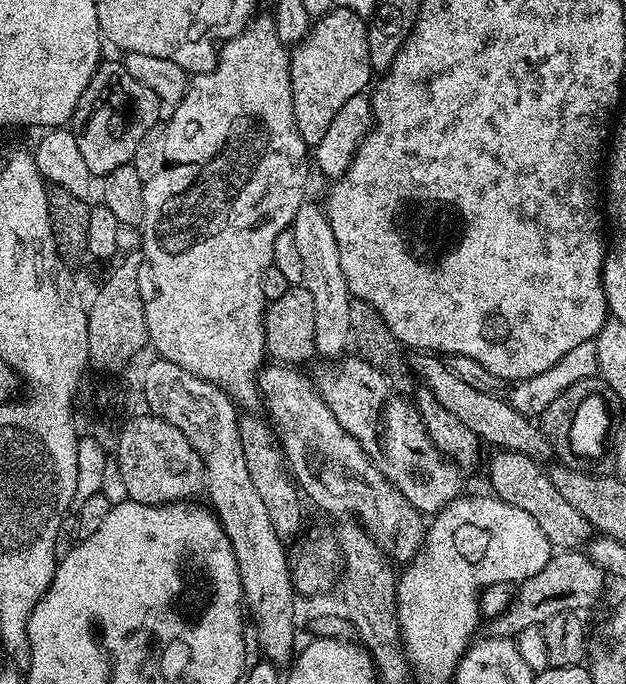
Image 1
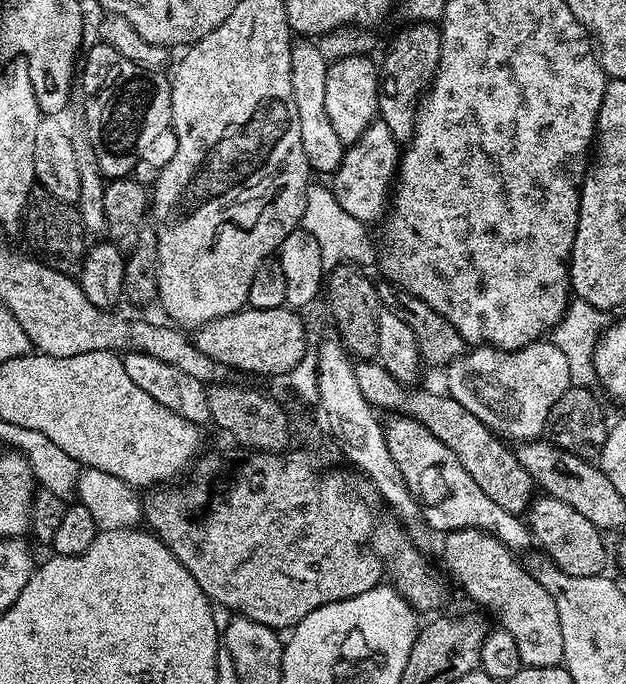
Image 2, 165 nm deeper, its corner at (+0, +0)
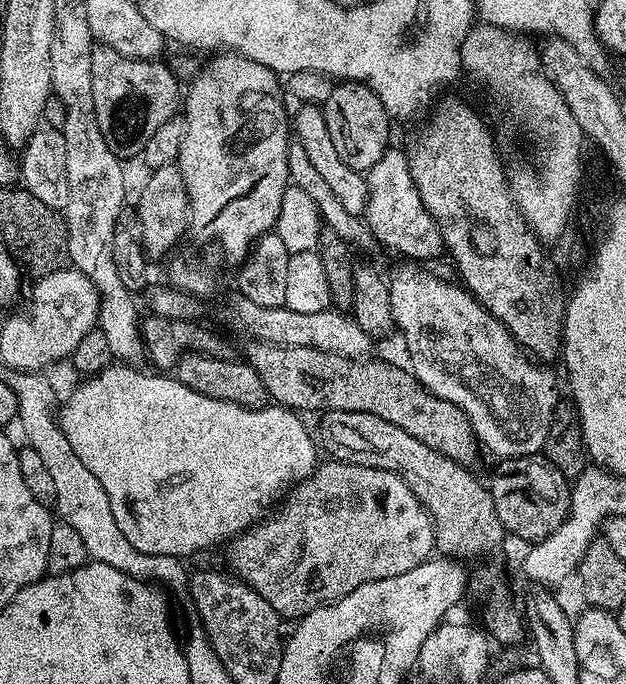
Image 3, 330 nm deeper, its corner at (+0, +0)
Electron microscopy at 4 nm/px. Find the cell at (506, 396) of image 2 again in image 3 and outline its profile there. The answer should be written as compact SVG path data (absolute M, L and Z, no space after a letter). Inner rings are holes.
M400 262L386 276L392 318L398 332L400 328L404 335L404 344L408 347L407 363L412 375L429 392L461 408L477 441L483 447L485 444L496 458L537 455L544 447L550 418L558 403L555 378L544 369L547 367L543 363L537 362L517 344L502 322L495 320L471 292L457 283L448 284L452 282L420 268L423 267L412 262Z

